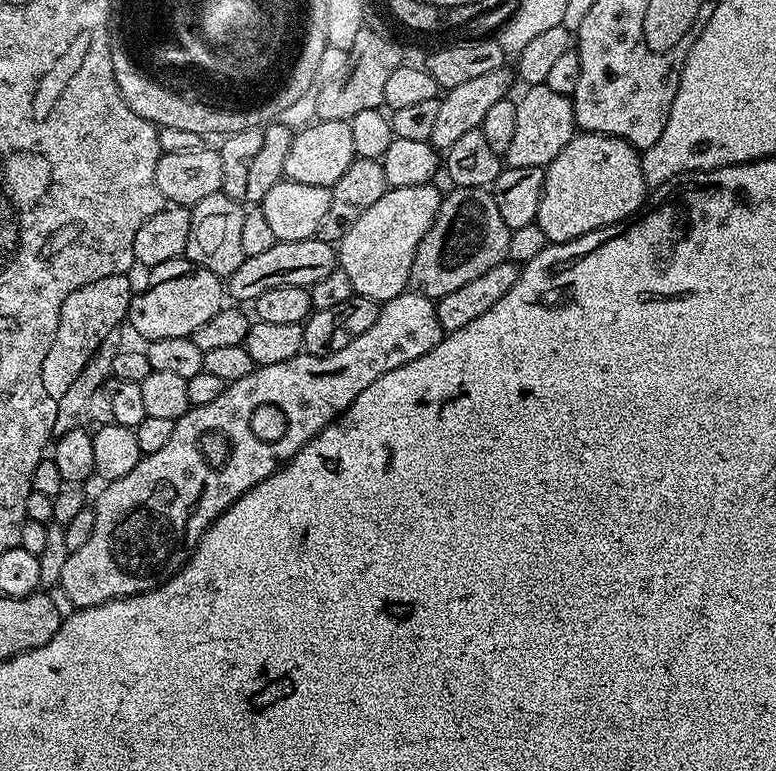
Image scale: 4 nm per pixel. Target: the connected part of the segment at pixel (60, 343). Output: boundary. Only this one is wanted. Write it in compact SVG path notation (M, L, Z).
M127 275L98 278L98 282L90 282L74 290L66 302L62 302L58 330L46 353L46 362L42 362L42 386L46 386L46 394L50 394L50 398L60 400L62 394L70 390L70 382L82 374L86 362L90 362L92 355L100 348L100 343L113 335L120 323L125 323L134 295L134 287L128 279Z

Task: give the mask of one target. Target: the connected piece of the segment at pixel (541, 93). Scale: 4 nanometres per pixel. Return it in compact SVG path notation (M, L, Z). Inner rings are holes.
M534 84L523 90L524 97L516 100L518 119L514 126L514 138L510 141L510 150L502 156L509 168L538 166L545 169L577 135L574 106L569 97L558 94L558 90L550 90L547 84Z

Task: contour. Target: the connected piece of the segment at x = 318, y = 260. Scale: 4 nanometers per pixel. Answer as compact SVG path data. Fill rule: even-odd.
M318 239L299 240L298 242L279 241L270 250L263 254L245 256L242 266L234 270L234 274L227 277L226 292L233 301L254 302L266 290L274 290L282 286L298 286L299 288L311 289L312 285L326 278L332 271L338 268L338 252L335 247Z

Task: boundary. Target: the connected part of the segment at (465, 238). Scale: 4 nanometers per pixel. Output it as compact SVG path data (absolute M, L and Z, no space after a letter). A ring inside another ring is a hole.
M453 187L451 191L441 199L438 214L430 230L426 230L412 263L411 287L434 302L508 259L510 246L510 230L502 222L498 202L494 202L488 188Z

